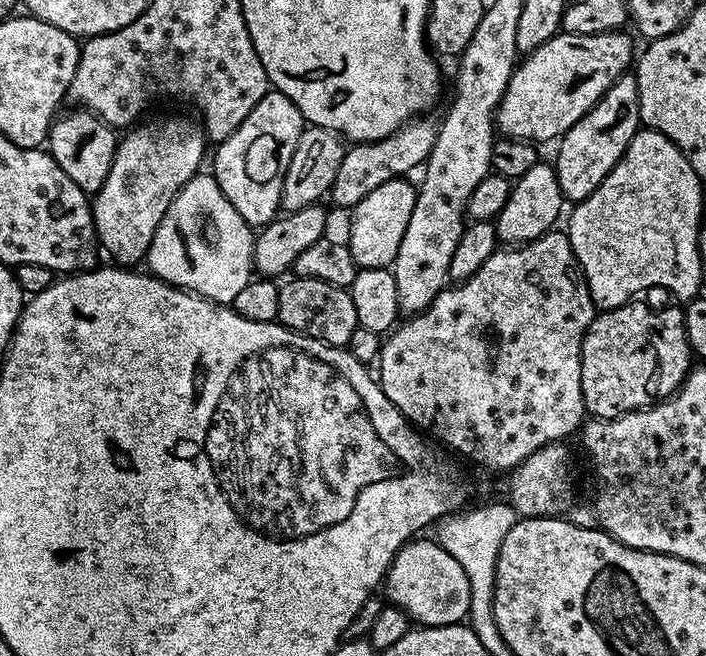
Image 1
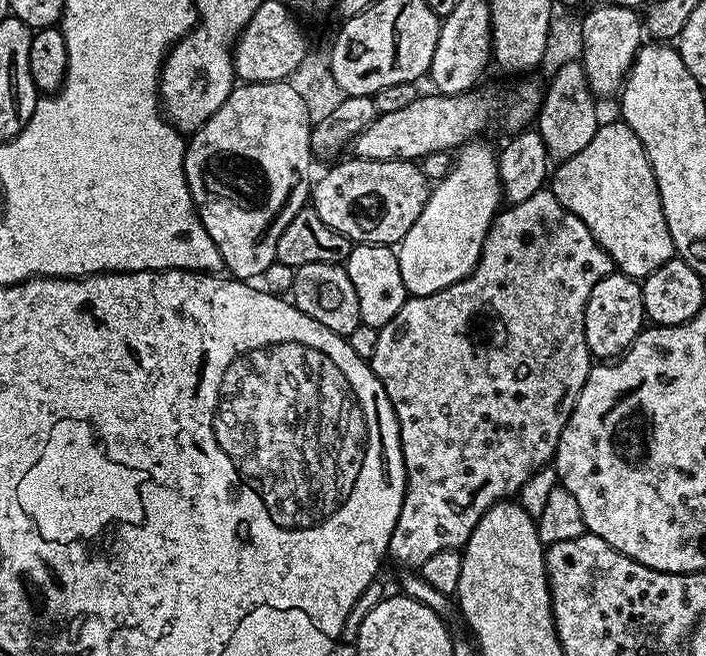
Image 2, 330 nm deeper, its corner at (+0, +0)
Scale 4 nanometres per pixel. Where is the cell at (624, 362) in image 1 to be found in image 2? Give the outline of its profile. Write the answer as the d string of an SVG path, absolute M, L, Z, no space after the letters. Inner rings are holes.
M613 270L609 276L602 278L602 282L598 282L598 286L594 286L594 290L590 290L590 298L584 311L584 329L588 350L593 357L604 362L619 357L645 327L646 317L640 286L641 281Z

